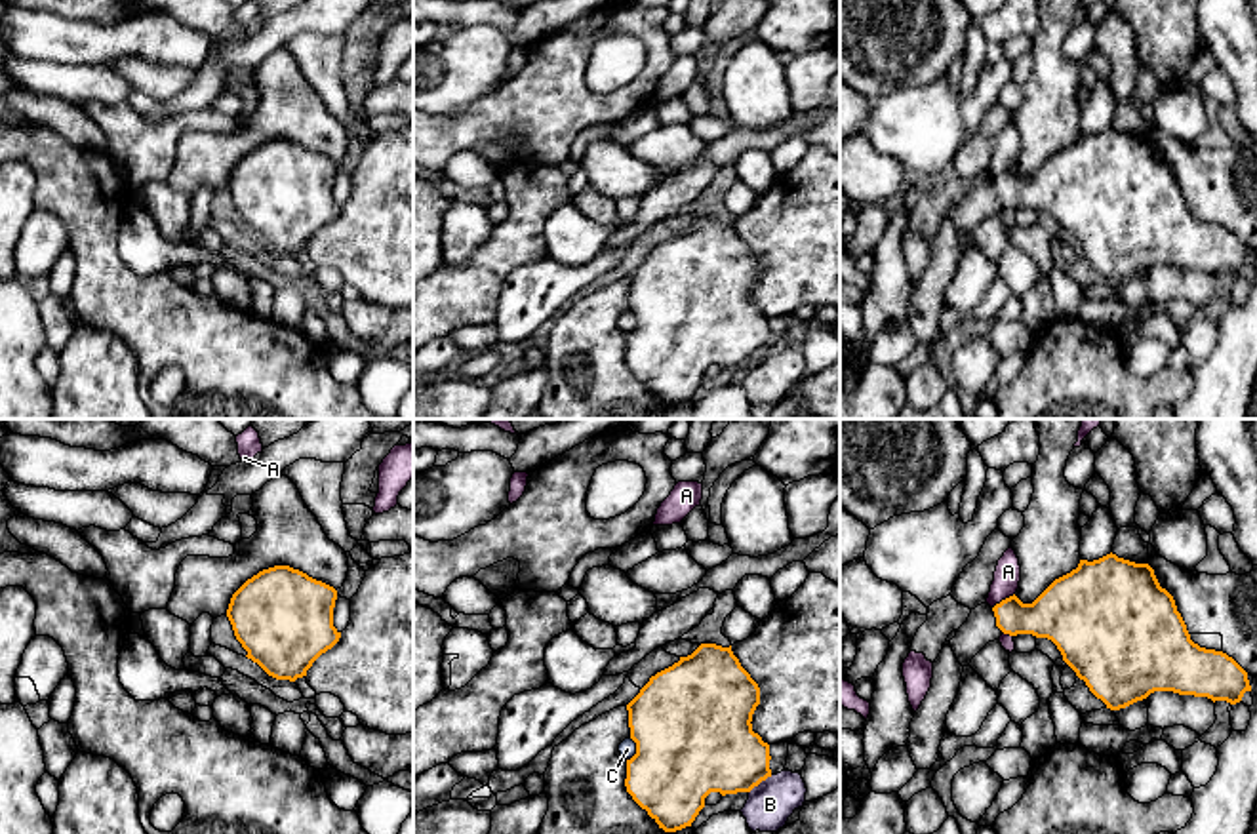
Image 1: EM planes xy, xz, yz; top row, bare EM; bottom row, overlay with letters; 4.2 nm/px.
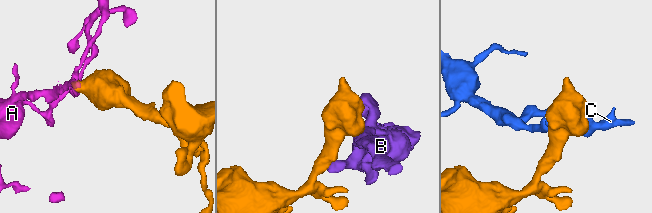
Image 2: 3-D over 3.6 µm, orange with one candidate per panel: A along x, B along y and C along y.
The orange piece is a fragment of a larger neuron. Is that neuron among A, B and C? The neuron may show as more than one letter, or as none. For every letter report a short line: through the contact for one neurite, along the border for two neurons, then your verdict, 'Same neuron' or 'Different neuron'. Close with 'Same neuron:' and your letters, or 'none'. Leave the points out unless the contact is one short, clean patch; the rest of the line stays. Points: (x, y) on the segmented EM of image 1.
A: Line: yz (1014, 593), (993, 608). Different neuron
B: Line: xz (772, 775), (749, 793). Different neuron
C: Line: xz (631, 737), (635, 753), (627, 760). Different neuron
Same neuron: none

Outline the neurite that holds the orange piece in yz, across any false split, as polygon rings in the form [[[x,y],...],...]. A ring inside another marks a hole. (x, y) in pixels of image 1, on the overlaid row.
[[[1112,552],[1093,562],[1080,560],[1076,569],[1055,579],[1032,604],[1023,604],[1013,594],[994,607],[977,606],[943,647],[950,645],[958,663],[968,666],[988,642],[1002,634],[1051,640],[1063,661],[1110,710],[1126,708],[1154,691],[1207,697],[1213,703],[1230,705],[1251,691],[1247,672],[1232,657],[1190,640],[1173,596],[1160,586],[1154,569]]]

